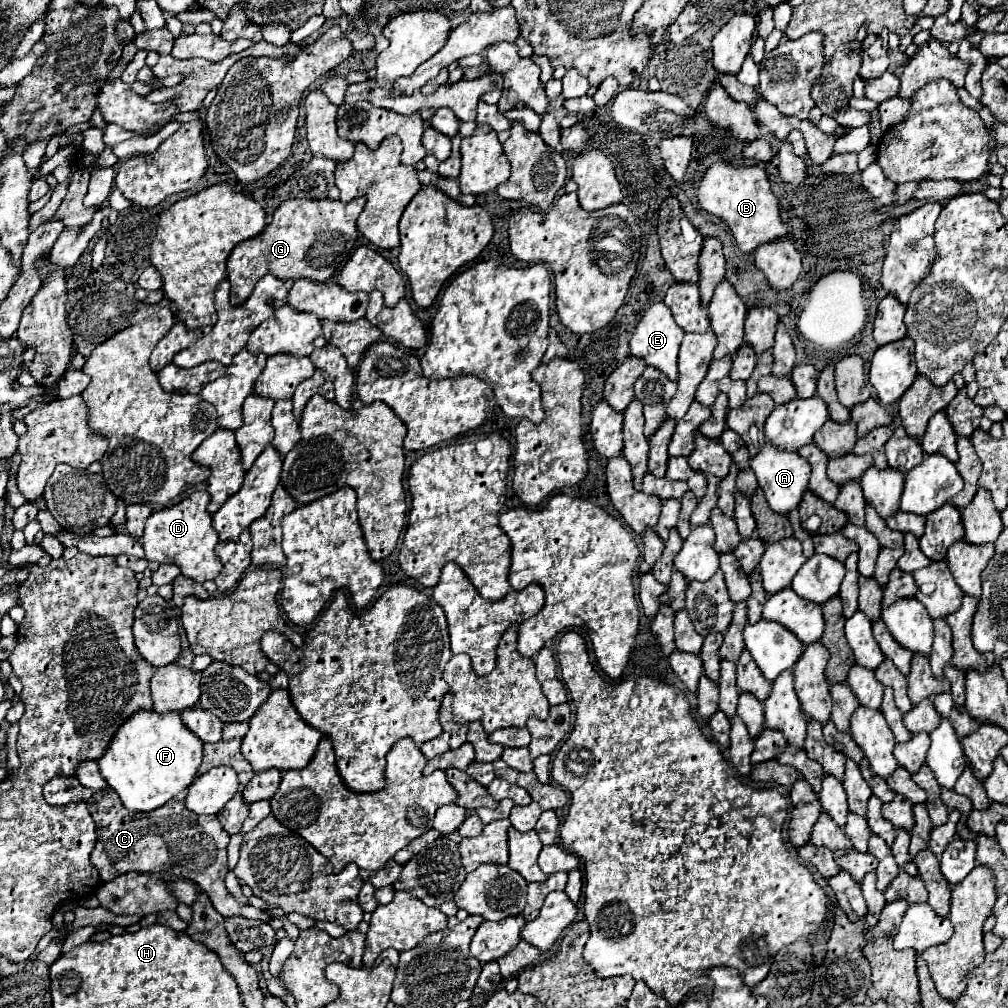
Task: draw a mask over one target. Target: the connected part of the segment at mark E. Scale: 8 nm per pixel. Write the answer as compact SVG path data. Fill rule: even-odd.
M655 302L645 310L645 314L637 322L635 330L631 332L629 348L631 348L633 356L639 356L649 366L659 368L663 374L667 374L669 380L677 380L677 352L679 352L679 344L683 340L683 334L685 332L675 324L671 310L663 302Z

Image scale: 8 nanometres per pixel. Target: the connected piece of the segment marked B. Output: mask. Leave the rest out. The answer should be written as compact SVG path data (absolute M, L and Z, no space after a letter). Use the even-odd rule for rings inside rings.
M725 160L713 162L701 178L697 200L703 210L727 222L729 230L737 240L739 250L745 254L753 252L759 244L771 242L787 234L787 228L779 218L779 202L771 190L765 170L759 164L733 166L731 162L725 162Z

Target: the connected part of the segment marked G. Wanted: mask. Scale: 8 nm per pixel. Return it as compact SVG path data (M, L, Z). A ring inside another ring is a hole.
M363 196L351 202L329 200L329 198L283 200L275 210L273 220L259 236L245 240L243 244L237 244L231 250L231 256L227 260L227 280L231 282L231 296L229 296L231 304L243 304L253 292L255 282L267 272L281 280L285 278L291 280L307 278L315 282L329 280L335 272L339 272L347 264L347 260L353 254L357 242L355 220L363 210L363 204L365 204Z

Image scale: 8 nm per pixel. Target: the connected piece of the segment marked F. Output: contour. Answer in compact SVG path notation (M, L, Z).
M139 710L117 728L115 736L111 738L111 744L107 744L103 756L97 760L97 766L105 782L117 792L127 810L149 812L163 806L167 800L171 800L177 792L187 788L197 778L201 754L203 754L203 742L185 724L181 724L179 712L161 714L155 710Z

